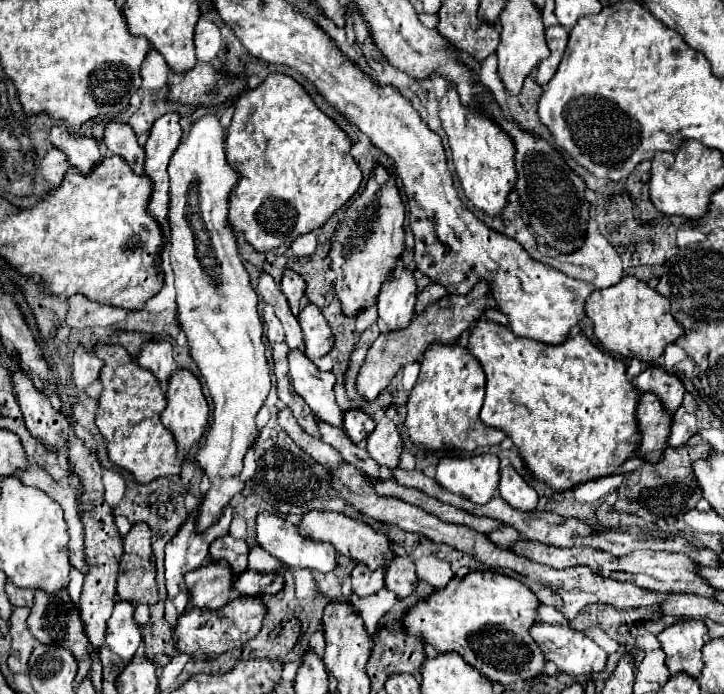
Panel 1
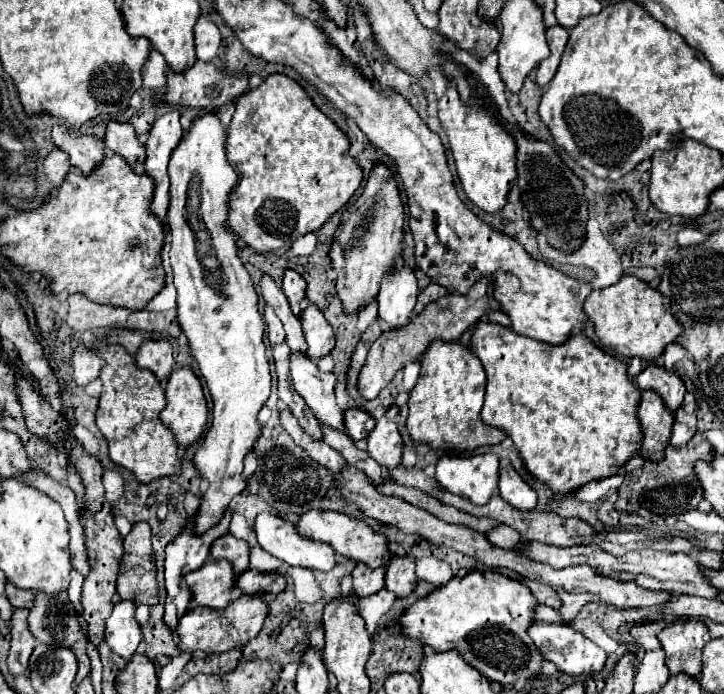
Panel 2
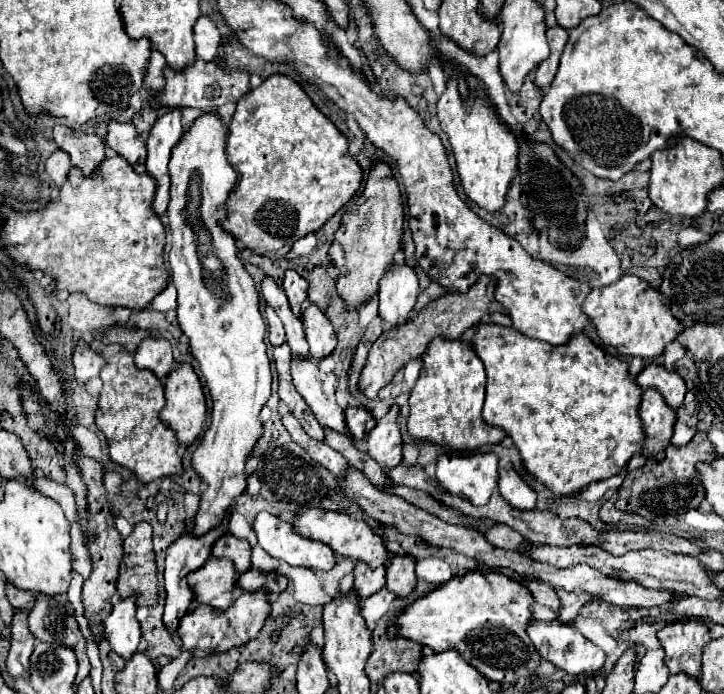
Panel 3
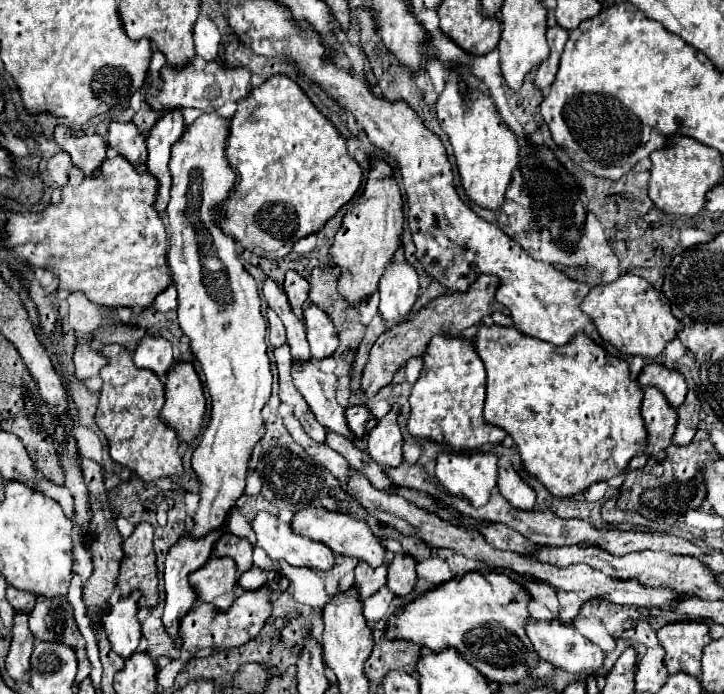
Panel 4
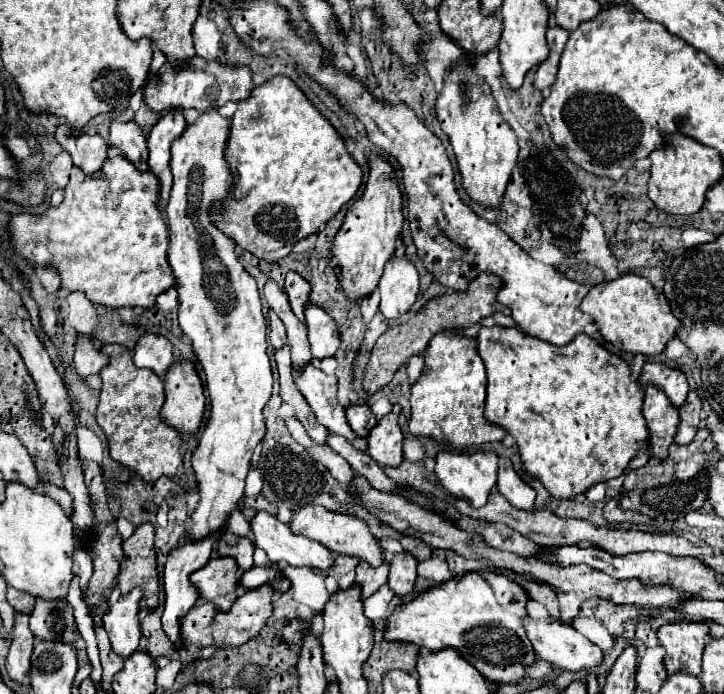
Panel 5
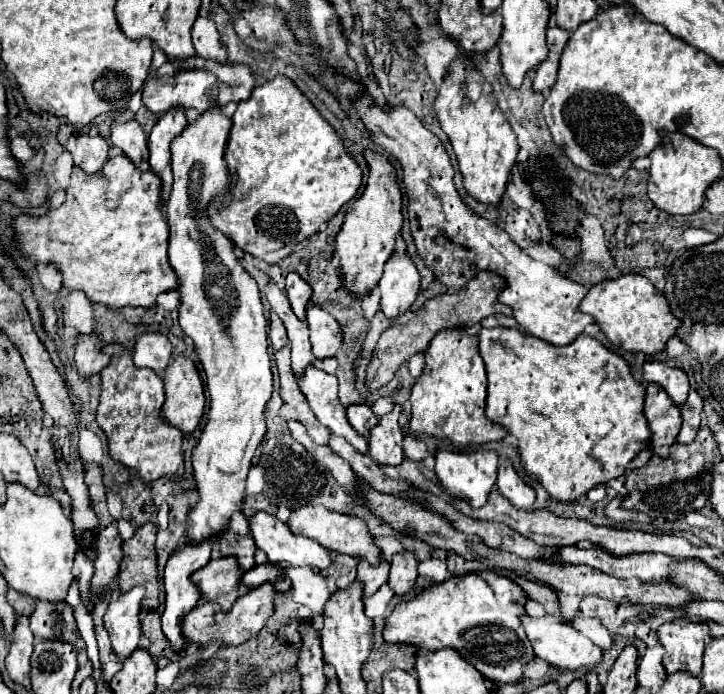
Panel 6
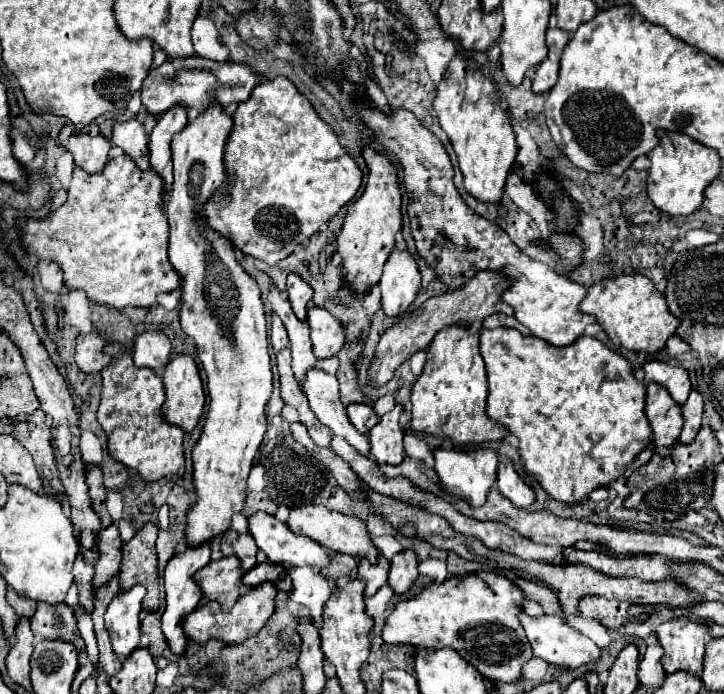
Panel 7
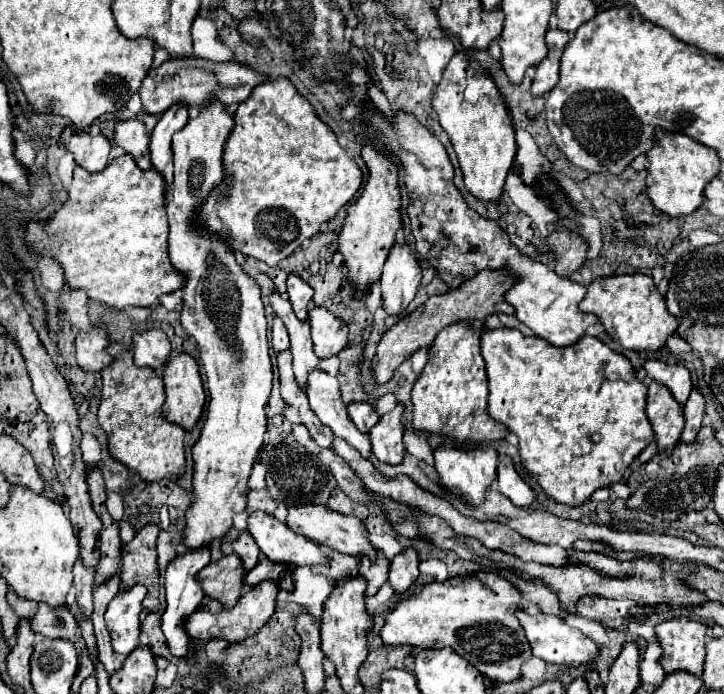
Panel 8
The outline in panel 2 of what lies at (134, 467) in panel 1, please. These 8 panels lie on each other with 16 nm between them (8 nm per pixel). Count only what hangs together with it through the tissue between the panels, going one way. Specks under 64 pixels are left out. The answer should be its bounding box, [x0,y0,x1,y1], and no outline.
[96,344,182,484]

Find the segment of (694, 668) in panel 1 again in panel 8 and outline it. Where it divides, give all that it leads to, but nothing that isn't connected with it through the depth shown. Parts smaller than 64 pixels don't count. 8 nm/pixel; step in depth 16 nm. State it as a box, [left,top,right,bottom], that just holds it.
[656,616,708,676]

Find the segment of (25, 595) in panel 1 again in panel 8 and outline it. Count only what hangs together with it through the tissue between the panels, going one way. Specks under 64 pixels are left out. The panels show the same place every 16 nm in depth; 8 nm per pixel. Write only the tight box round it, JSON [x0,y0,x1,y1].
[8,592,38,620]

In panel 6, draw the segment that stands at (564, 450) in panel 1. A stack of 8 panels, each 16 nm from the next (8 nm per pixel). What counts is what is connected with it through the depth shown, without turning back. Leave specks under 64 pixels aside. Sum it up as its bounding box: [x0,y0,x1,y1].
[480,326,650,502]

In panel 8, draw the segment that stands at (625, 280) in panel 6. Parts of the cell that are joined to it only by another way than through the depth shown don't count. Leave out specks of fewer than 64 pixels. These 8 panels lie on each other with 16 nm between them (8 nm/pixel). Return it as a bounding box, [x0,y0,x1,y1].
[580,274,678,352]

